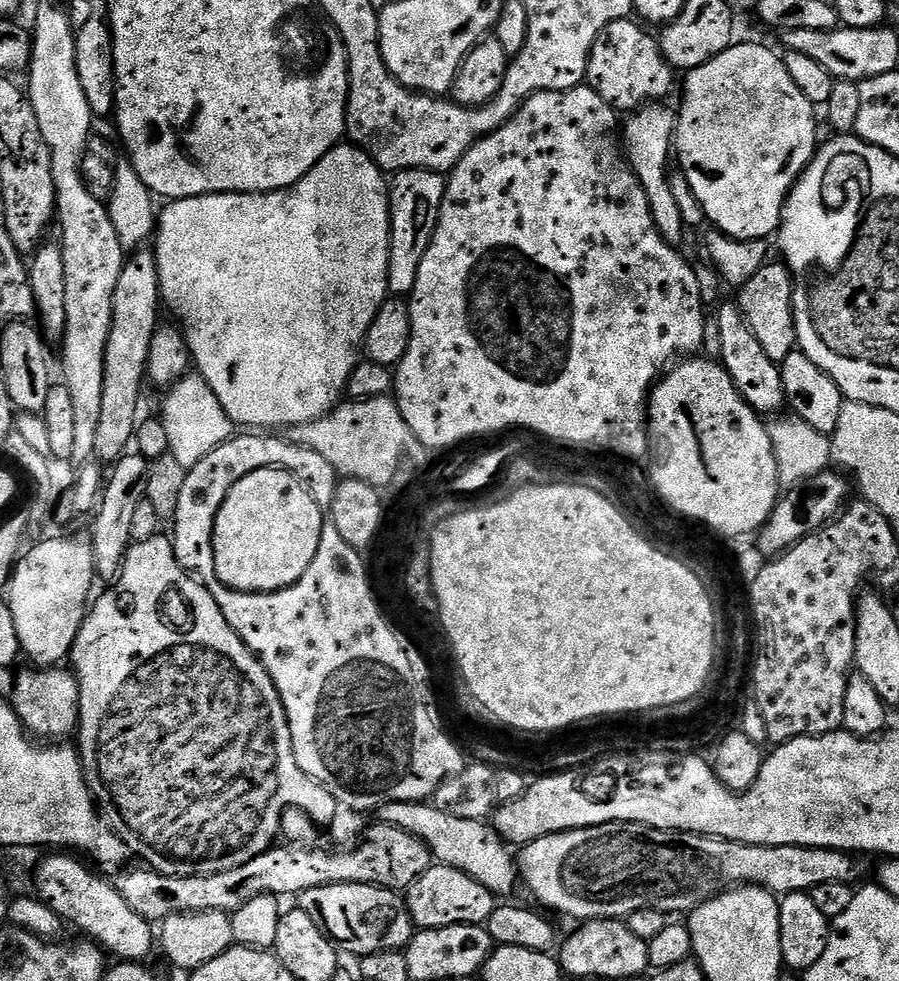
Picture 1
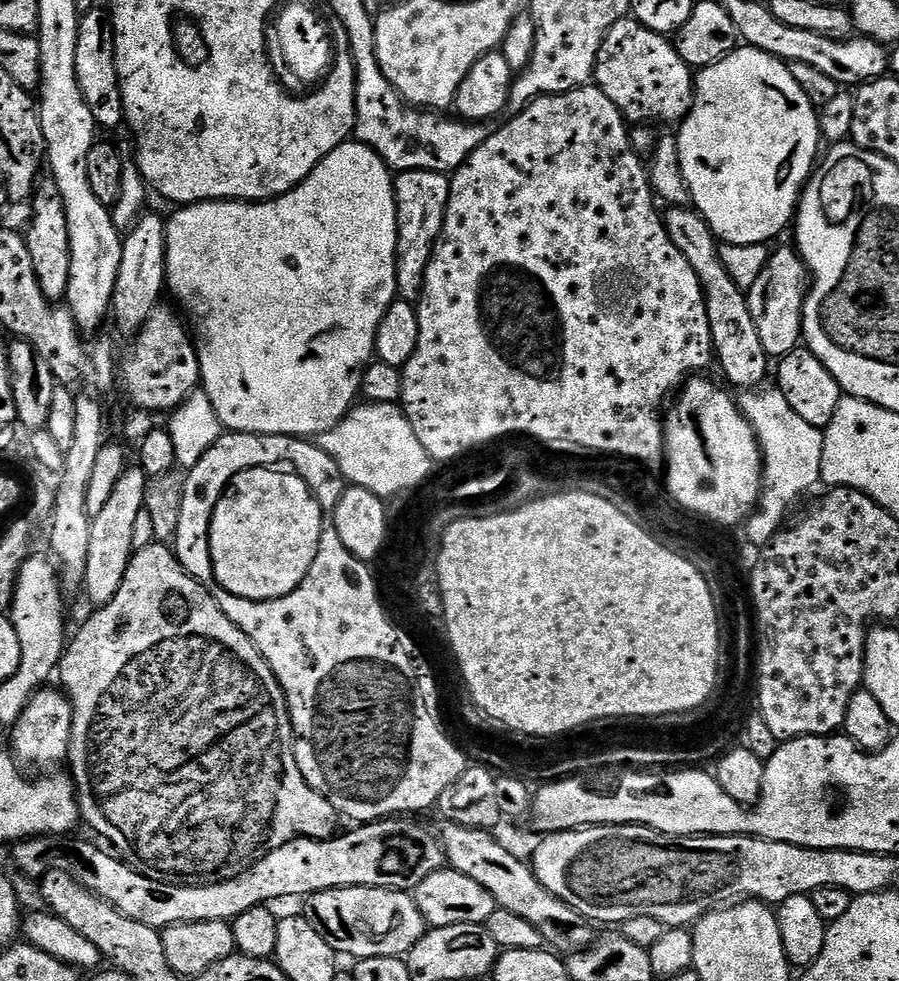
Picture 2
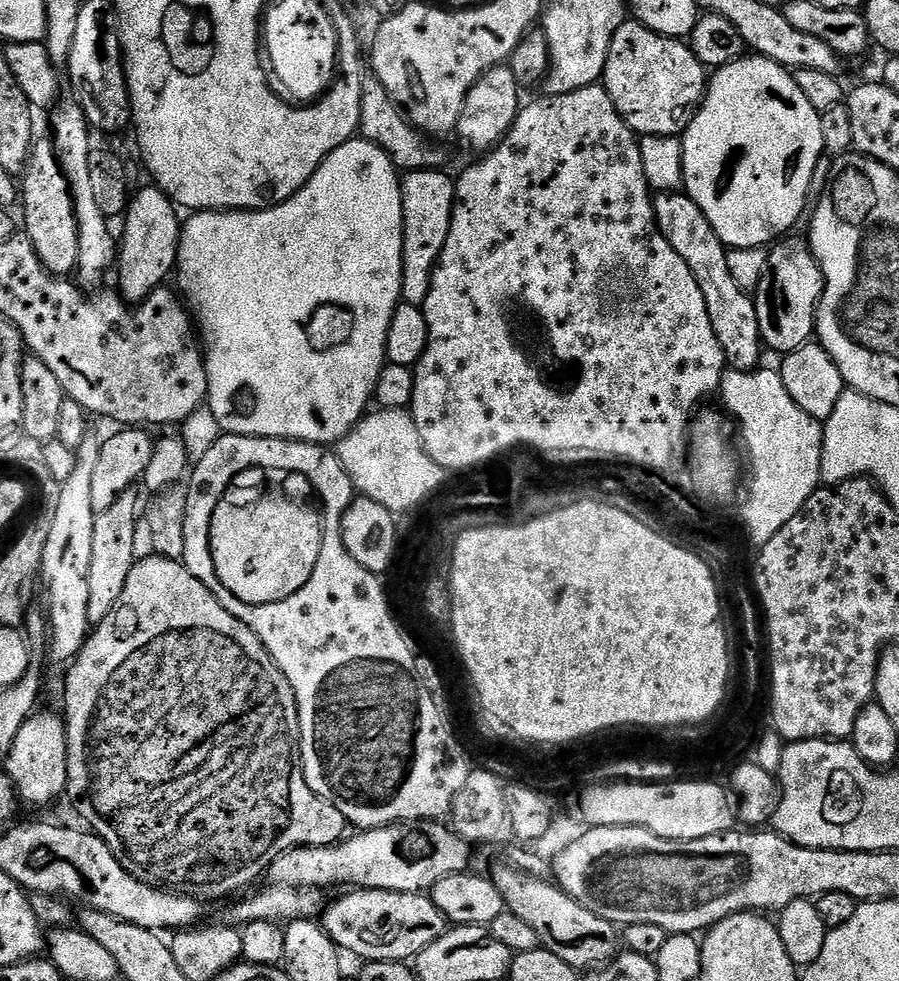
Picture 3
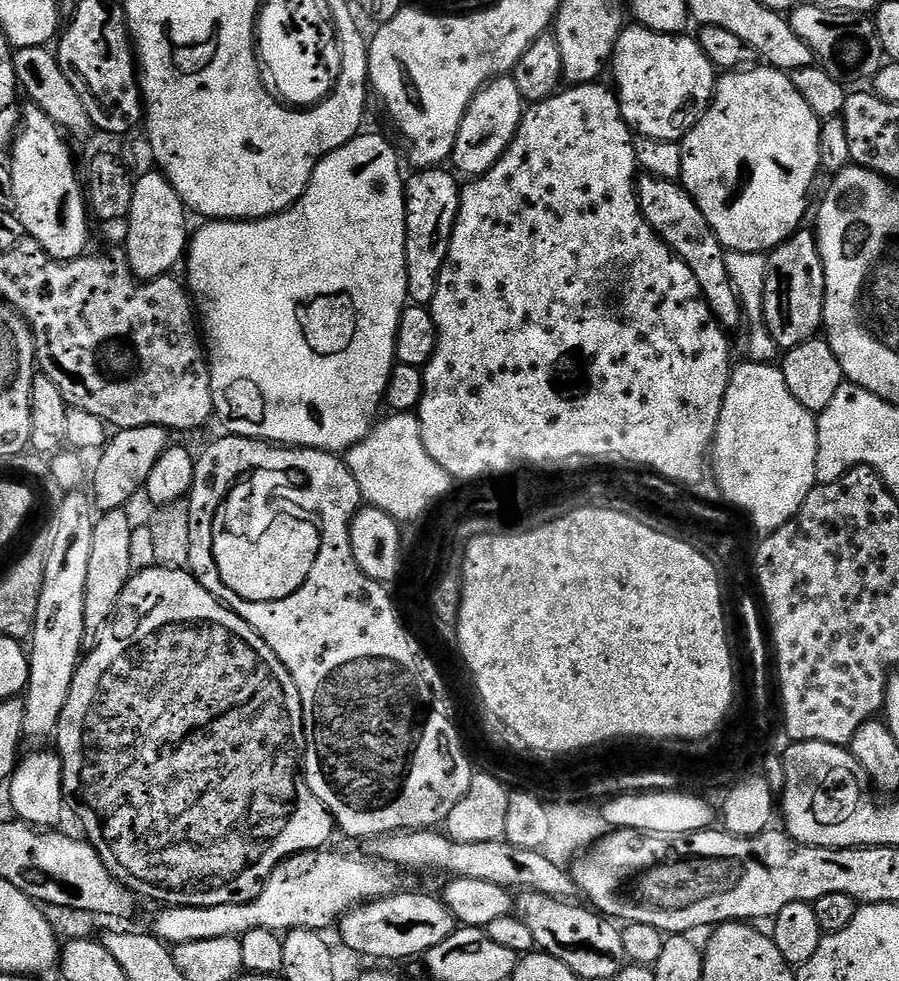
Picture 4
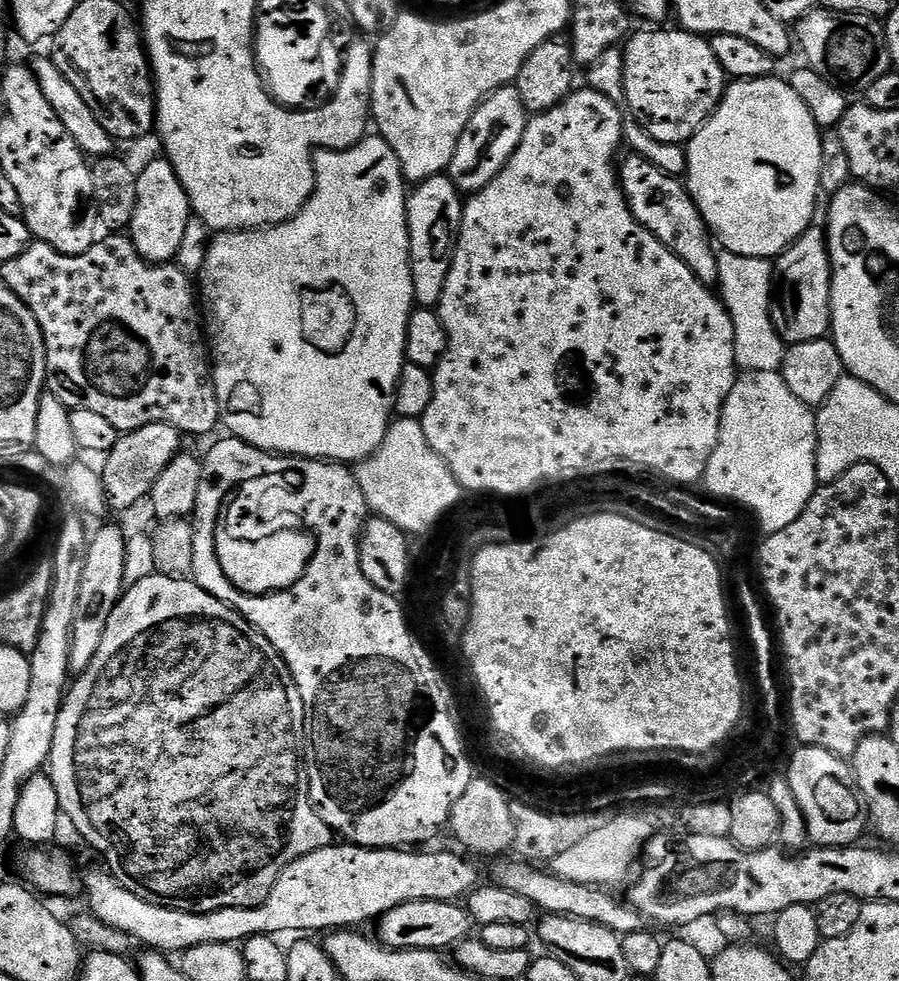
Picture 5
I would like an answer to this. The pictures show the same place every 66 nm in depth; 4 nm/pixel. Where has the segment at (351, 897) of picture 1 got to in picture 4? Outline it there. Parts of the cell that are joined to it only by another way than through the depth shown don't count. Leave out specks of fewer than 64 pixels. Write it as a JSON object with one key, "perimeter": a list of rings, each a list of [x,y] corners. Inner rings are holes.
{"perimeter":[[[397,891],[381,900],[370,900],[352,909],[339,921],[340,936],[352,952],[373,956],[376,962],[408,960],[411,956],[423,957],[438,942],[446,942],[458,925],[451,910],[444,905],[439,895],[423,896],[420,892]]]}

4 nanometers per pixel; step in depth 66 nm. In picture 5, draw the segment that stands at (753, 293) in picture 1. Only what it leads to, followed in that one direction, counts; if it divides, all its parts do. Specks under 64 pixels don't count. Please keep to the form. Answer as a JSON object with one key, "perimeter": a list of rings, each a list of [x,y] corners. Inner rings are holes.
{"perimeter":[[[823,227],[807,228],[774,260],[772,317],[785,345],[823,340],[832,330],[832,259]]]}

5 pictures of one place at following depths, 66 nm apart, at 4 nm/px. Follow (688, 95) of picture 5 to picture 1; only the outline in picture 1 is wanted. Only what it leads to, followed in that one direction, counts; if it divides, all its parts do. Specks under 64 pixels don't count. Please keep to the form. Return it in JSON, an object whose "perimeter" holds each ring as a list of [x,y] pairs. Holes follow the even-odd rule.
{"perimeter":[[[632,18],[610,22],[602,30],[602,34],[598,34],[590,50],[587,87],[624,114],[643,108],[646,104],[667,101],[667,96],[672,92],[674,69],[662,54],[659,39],[643,32],[639,26],[641,27]]]}

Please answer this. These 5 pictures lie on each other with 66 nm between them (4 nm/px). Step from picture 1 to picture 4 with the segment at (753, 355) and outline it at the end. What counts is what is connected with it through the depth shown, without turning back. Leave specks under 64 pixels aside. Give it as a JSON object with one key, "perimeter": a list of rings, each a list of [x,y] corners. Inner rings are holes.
{"perimeter":[[[641,175],[637,179],[637,196],[639,208],[650,226],[660,235],[661,242],[676,255],[686,266],[690,266],[690,274],[698,282],[698,290],[702,290],[704,301],[710,306],[712,317],[725,330],[733,330],[742,324],[740,299],[730,282],[730,273],[726,271],[726,251],[719,238],[714,234],[710,222],[701,208],[683,185],[677,181],[658,179],[657,176]]]}

